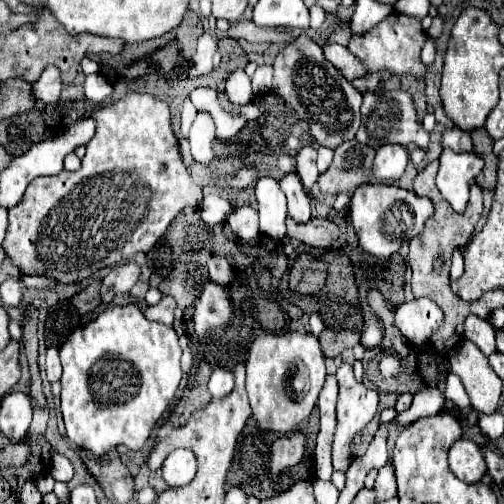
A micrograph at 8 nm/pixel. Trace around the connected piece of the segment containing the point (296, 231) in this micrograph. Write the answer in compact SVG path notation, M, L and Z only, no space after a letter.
M287 219L287 237L297 239L309 247L329 247L339 237L339 227L329 219L311 219L309 223L295 223Z

